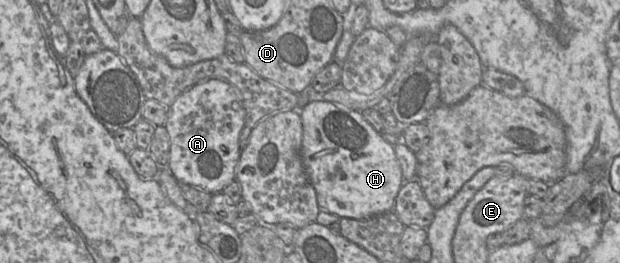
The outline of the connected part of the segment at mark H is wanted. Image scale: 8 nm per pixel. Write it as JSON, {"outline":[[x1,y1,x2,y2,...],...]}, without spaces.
{"outline":[[312,100,298,110,302,119,302,161,308,178,315,188,320,209,340,218,366,219,391,212,404,184,402,168,394,146,386,141,357,110,332,102]]}

